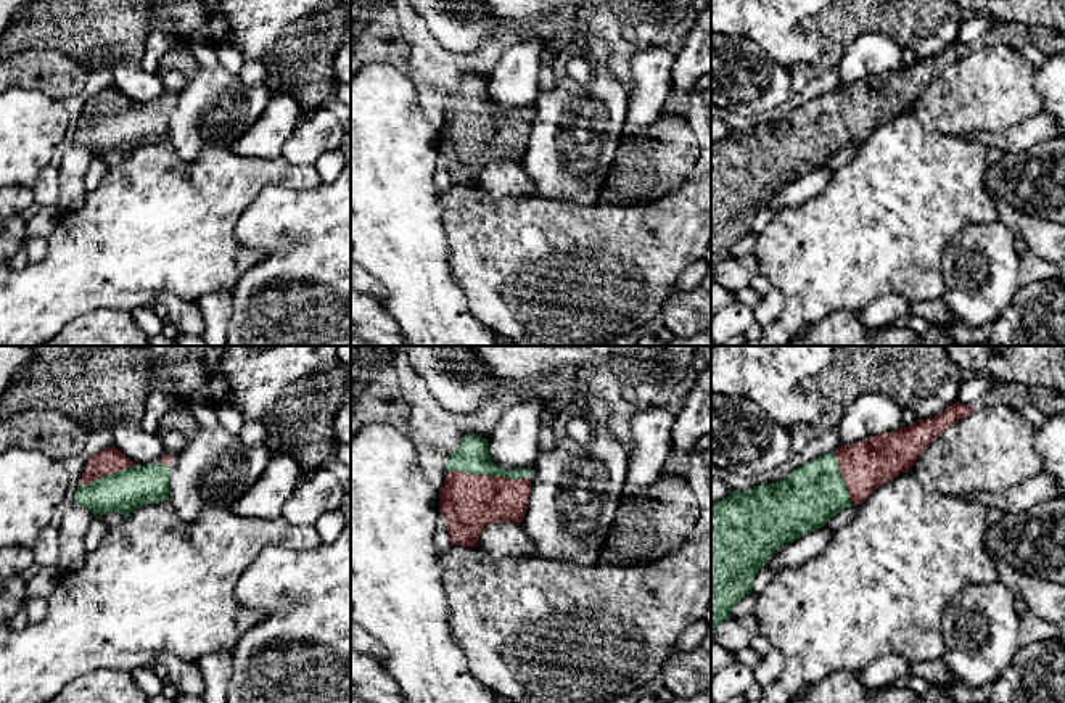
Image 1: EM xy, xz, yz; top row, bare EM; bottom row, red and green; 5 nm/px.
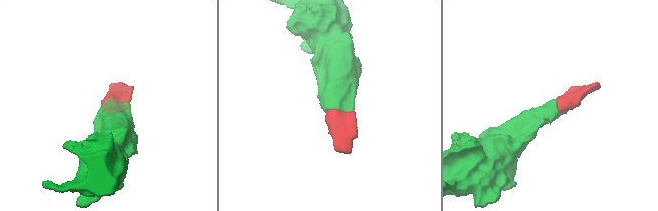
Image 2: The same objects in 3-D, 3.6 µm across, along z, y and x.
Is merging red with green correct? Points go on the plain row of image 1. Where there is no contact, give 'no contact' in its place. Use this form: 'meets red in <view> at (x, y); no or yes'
meets red in xz at (489, 116); yes

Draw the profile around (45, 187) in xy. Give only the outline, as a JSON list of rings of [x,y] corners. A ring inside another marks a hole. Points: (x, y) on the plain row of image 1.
[[[48,164],[40,171],[34,185],[34,203],[39,206],[58,208],[60,198],[60,171],[58,167]]]

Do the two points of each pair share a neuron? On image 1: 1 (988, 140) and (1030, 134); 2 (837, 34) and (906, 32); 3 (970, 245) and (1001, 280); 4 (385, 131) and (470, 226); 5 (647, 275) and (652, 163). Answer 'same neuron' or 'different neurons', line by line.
1: same neuron
2: same neuron
3: same neuron
4: different neurons
5: different neurons

